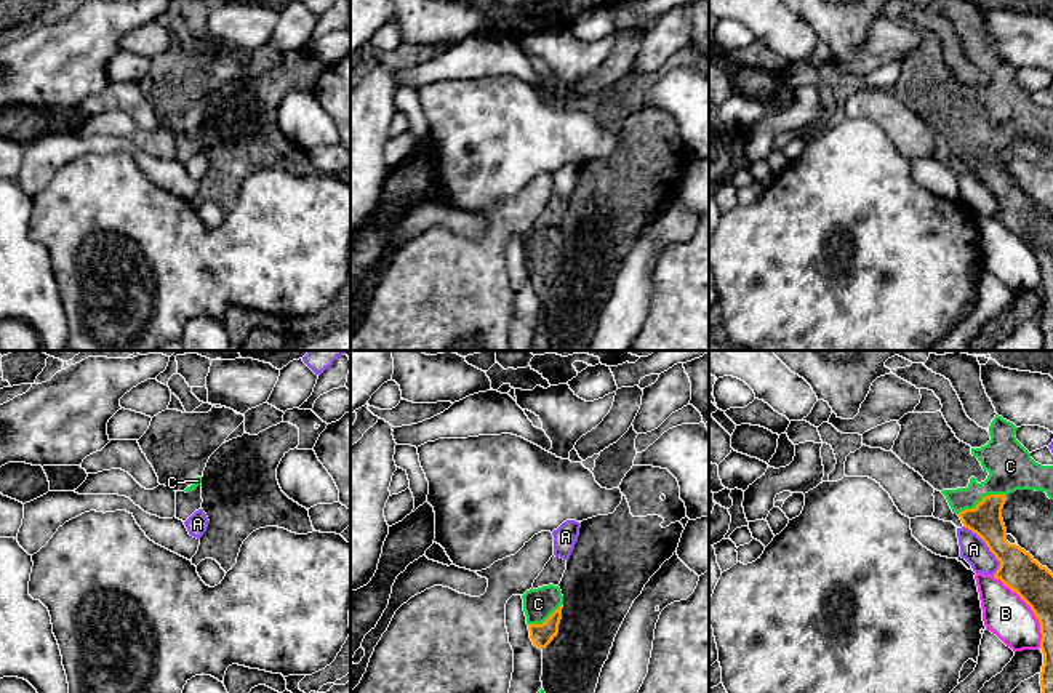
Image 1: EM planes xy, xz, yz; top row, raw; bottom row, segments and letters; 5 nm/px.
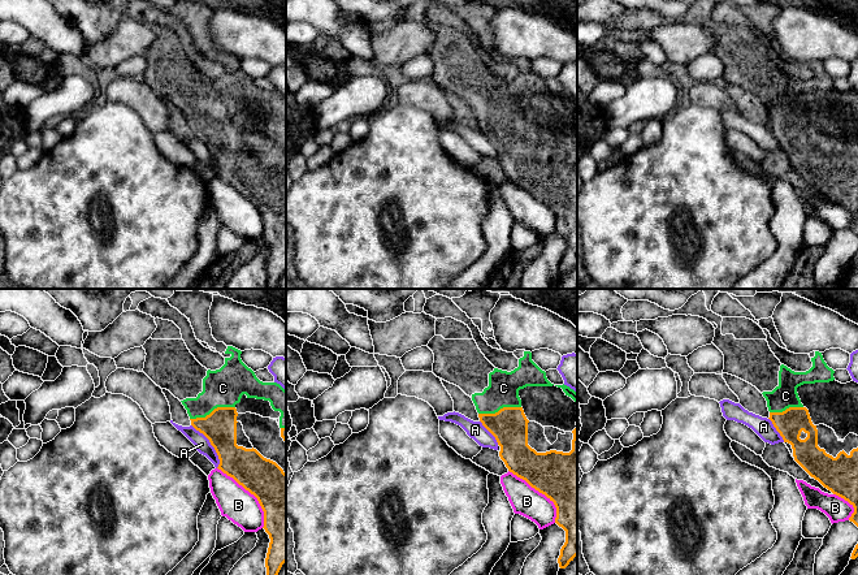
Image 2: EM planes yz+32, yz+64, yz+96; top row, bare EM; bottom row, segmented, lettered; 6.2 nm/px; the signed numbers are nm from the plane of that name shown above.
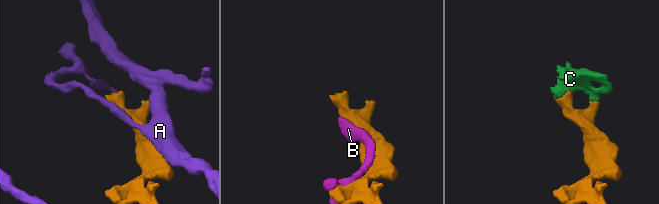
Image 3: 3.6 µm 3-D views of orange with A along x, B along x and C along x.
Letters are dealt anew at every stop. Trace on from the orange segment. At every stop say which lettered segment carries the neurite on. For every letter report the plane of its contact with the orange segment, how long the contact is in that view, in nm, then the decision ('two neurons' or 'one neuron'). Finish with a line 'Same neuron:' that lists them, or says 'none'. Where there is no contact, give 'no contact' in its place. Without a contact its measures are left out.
A: yz | 300 nm | two neurons
B: yz | 440 nm | two neurons
C: yz | 260 nm | one neuron
Same neuron: C

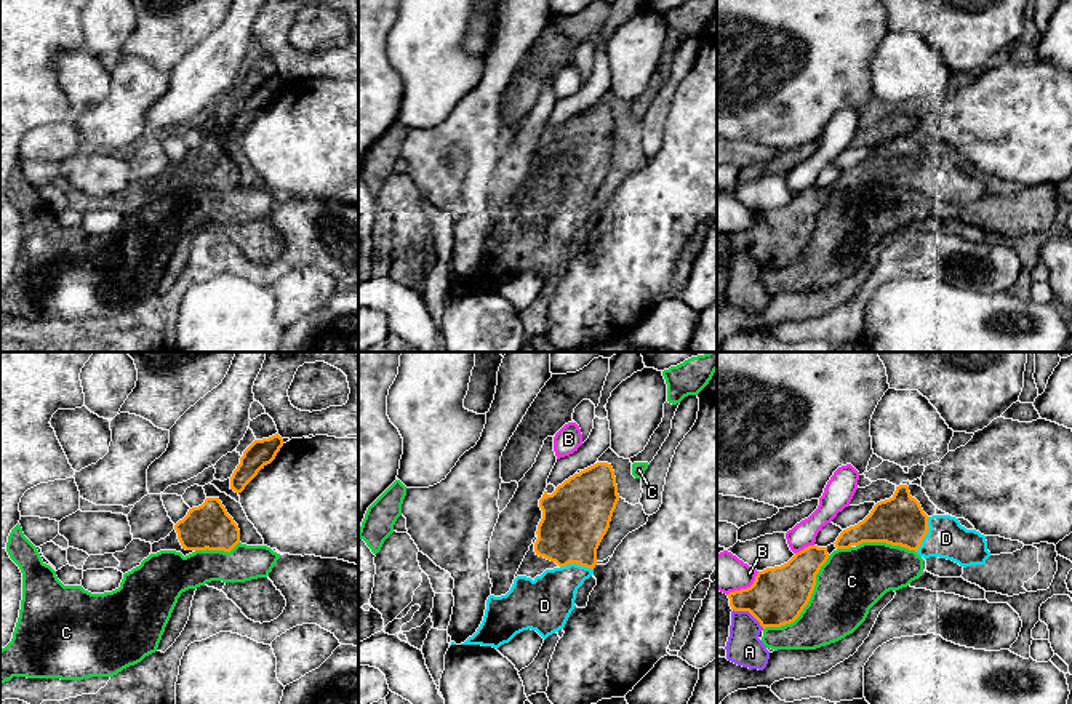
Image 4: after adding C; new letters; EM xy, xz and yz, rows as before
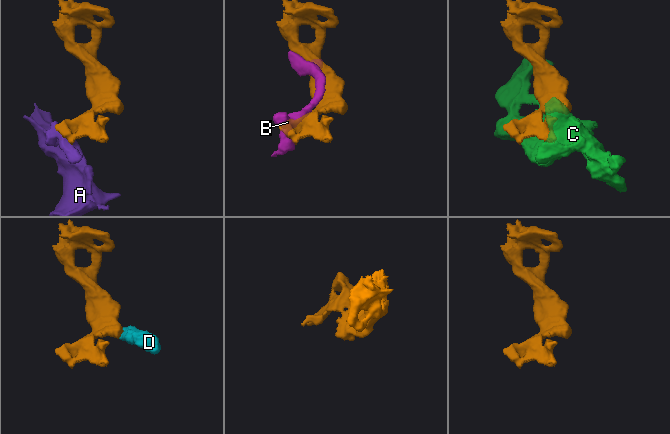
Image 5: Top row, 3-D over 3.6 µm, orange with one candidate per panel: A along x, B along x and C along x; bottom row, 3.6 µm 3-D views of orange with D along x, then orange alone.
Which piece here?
A: yz | 190 nm | two neurons
B: yz | 200 nm | two neurons
C: yz | 500 nm | two neurons
D: yz | 190 nm | one neuron
Same neuron: D

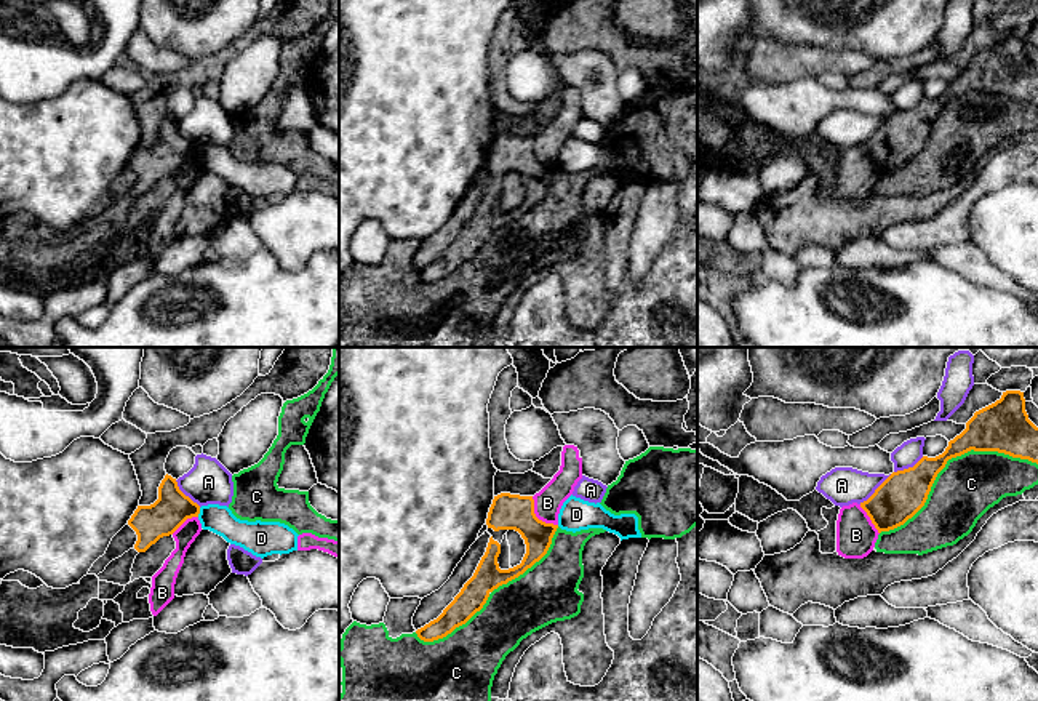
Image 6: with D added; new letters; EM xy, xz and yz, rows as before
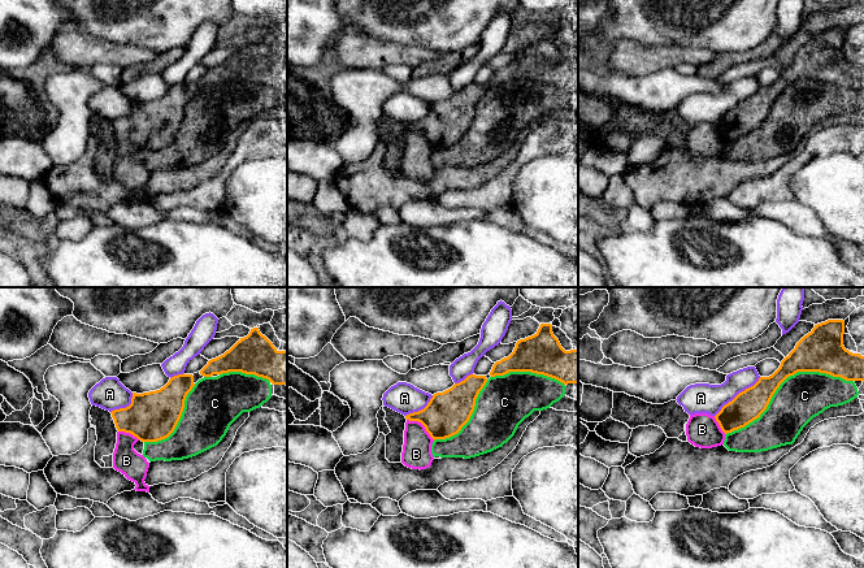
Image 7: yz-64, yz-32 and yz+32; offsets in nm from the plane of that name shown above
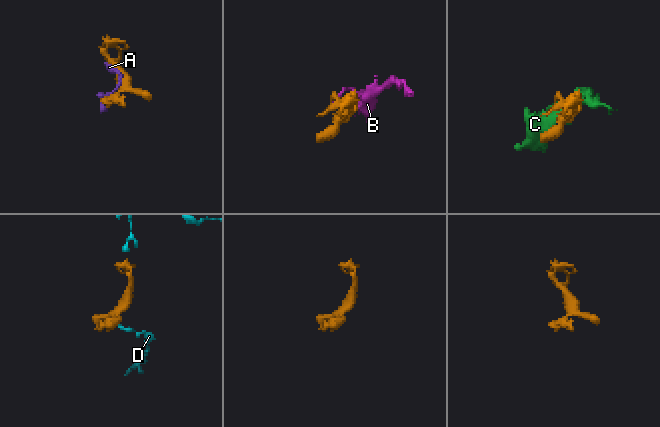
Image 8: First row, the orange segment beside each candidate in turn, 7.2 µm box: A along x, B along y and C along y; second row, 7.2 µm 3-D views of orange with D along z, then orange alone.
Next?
A: yz | 220 nm | two neurons
B: xz | 200 nm | two neurons
C: yz | 850 nm | two neurons
D: xy | 50 nm | two neurons
Same neuron: none

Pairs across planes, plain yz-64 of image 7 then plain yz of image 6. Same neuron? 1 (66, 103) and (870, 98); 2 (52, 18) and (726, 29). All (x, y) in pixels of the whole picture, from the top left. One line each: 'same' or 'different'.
1: same
2: same

